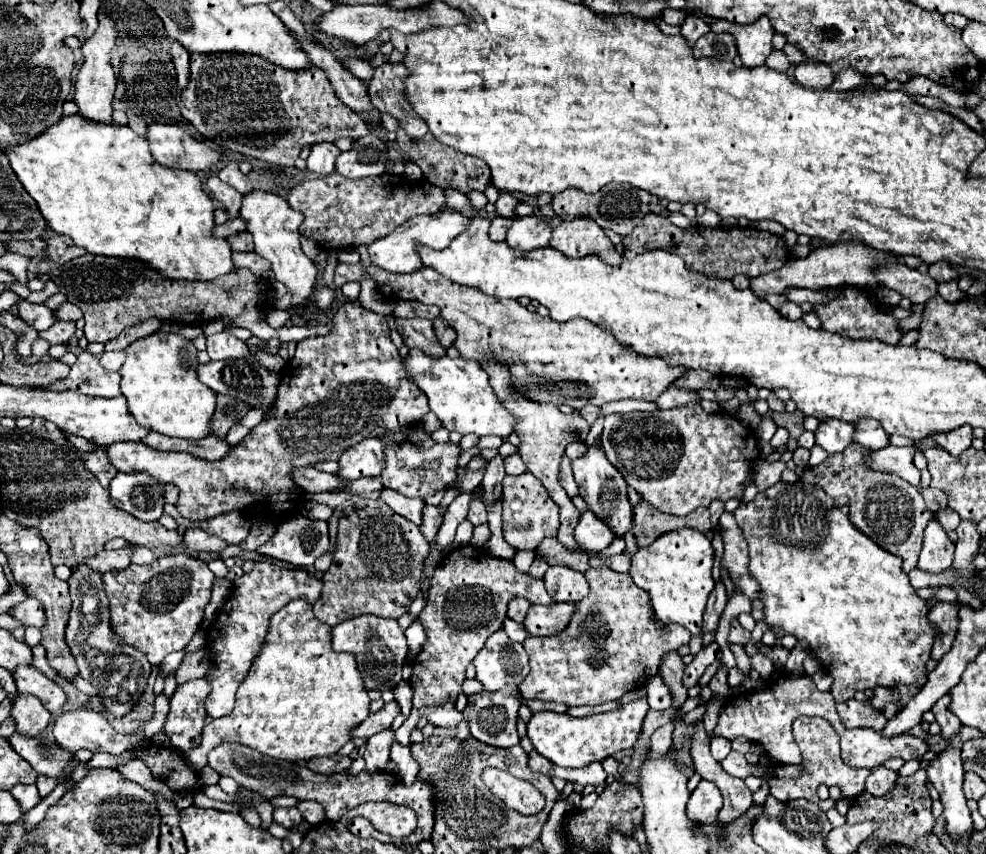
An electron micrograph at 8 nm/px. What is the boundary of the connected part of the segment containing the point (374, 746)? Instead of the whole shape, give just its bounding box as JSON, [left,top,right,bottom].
[363,729,395,773]

